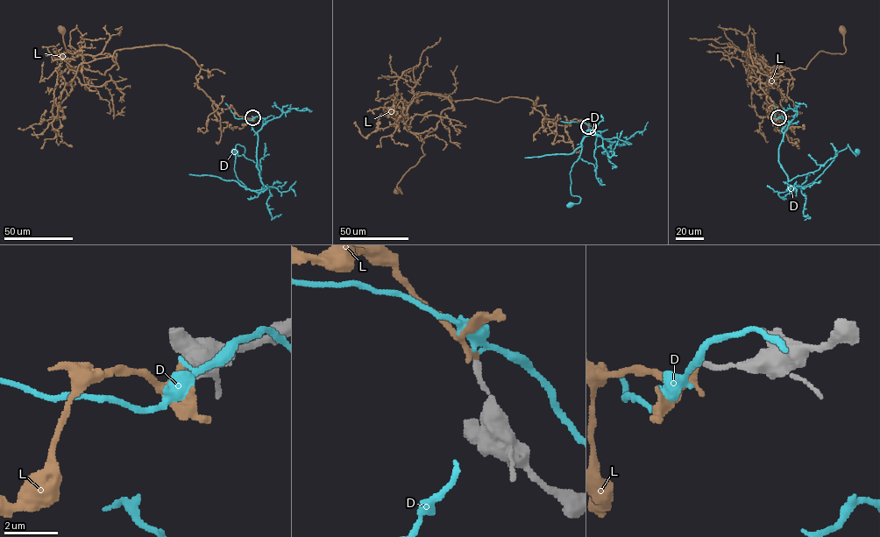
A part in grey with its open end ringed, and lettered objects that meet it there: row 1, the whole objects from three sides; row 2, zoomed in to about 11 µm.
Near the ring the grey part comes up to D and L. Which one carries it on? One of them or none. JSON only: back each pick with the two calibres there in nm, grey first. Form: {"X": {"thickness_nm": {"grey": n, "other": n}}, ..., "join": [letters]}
{"L": {"thickness_nm": {"grey": 220, "other": 150}}, "join": ["L"]}

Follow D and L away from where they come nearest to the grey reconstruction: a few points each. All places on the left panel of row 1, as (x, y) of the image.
D: (252, 117), (265, 122), (256, 149), (264, 188), (251, 191), (237, 180), (236, 145), (244, 150), (235, 151)
L: (252, 117), (217, 108), (180, 49), (116, 50), (104, 74), (82, 67), (79, 52), (61, 53), (61, 30)

